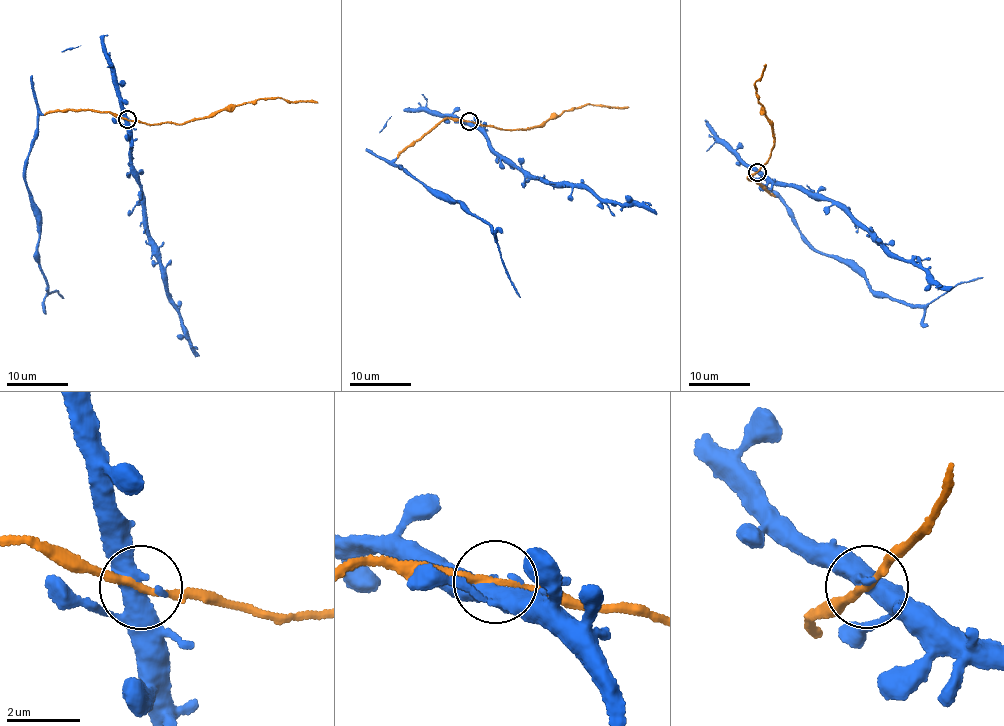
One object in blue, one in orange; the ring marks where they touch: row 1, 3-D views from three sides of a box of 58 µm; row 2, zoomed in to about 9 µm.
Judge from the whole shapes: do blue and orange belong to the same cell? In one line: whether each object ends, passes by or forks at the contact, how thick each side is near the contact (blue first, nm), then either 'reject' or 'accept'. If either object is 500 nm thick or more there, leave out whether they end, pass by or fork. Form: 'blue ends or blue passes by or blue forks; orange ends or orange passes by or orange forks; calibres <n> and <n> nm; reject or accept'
blue forks; orange passes by; calibres 420 and 190 nm; accept

